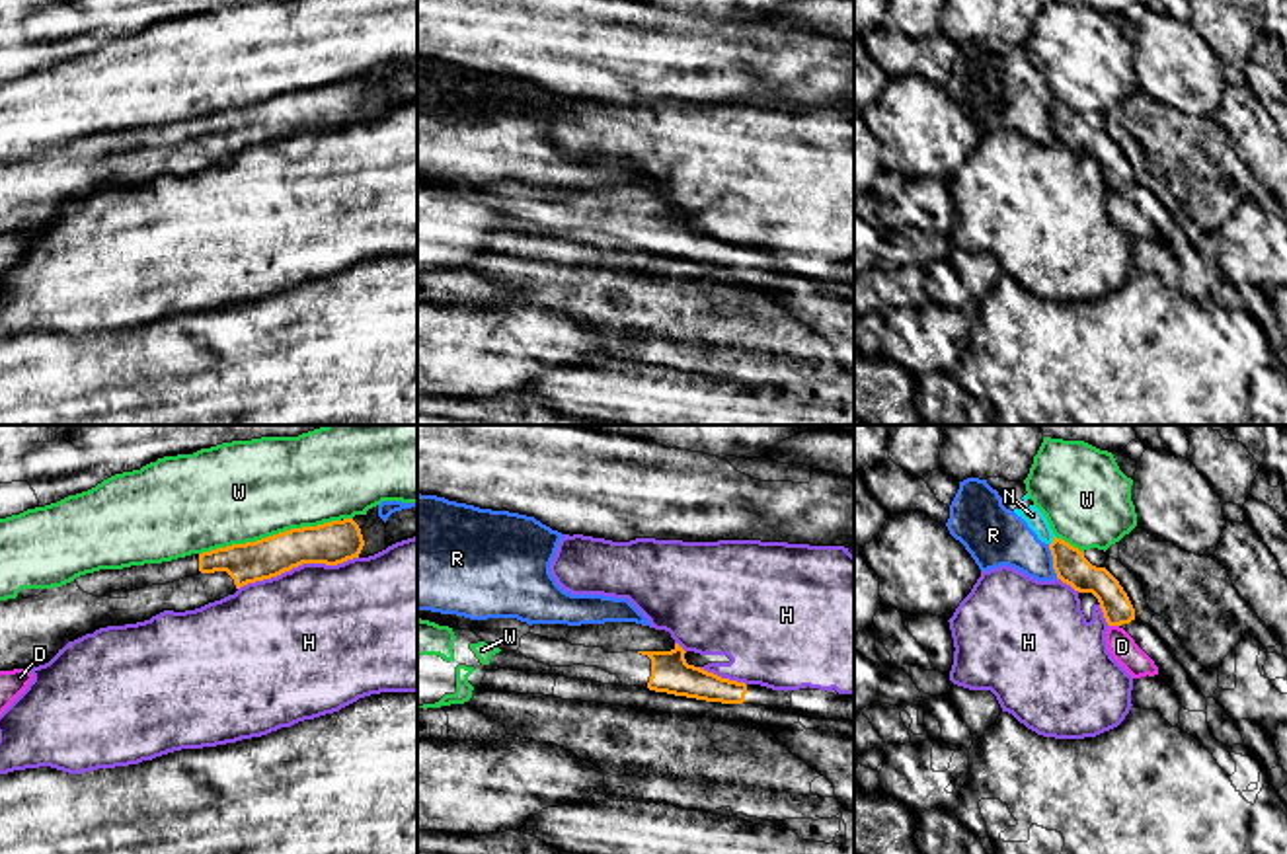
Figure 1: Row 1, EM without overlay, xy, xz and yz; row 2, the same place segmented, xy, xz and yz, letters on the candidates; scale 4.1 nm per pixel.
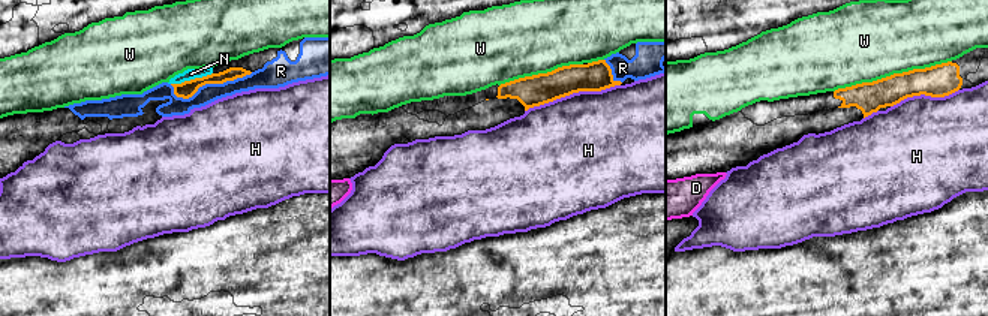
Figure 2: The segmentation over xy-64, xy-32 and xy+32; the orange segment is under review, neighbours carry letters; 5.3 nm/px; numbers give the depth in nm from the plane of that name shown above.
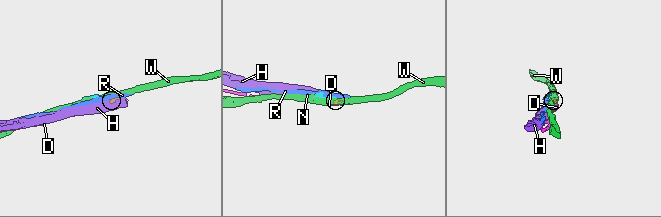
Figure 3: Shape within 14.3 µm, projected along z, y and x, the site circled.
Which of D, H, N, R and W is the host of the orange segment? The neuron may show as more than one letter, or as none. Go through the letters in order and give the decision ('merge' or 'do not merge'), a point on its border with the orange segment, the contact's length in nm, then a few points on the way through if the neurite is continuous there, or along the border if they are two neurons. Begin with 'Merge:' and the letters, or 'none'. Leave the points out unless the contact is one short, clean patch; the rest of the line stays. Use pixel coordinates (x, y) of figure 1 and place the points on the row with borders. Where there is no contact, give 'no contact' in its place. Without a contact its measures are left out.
Merge: none
D: do not merge; meets orange in yz at (1114, 624); contact 40 nm long
H: do not merge; meets orange in xy at (297, 566); contact 500 nm long
N: do not merge; meets orange in yz at (1053, 541); contact 50 nm long; border along yz (1055, 537), (1050, 544)
R: do not merge; meets orange in yz at (1053, 562); contact 150 nm long
W: do not merge; meets orange in xy at (270, 537); contact 600 nm long

